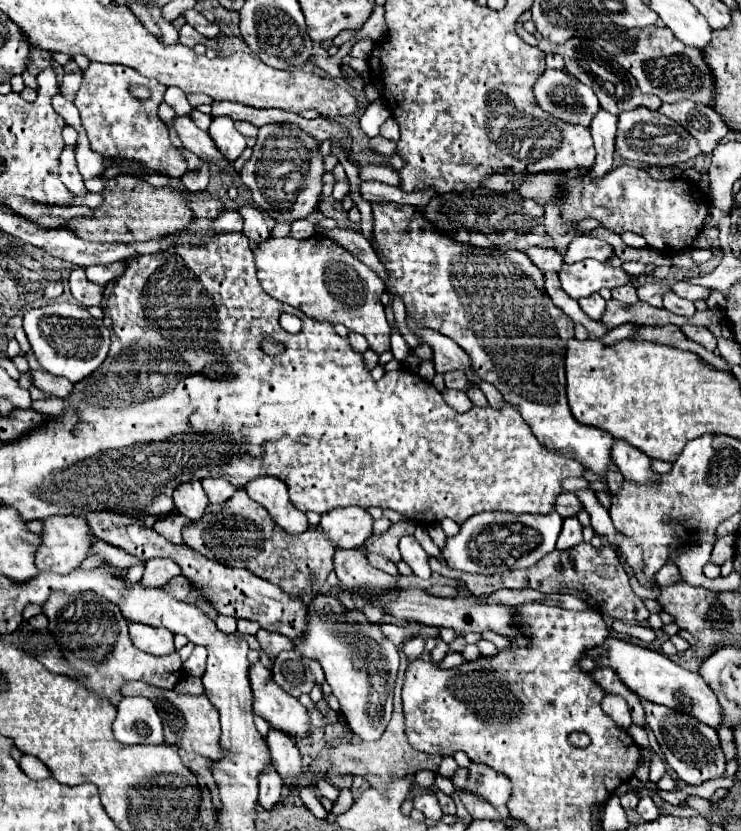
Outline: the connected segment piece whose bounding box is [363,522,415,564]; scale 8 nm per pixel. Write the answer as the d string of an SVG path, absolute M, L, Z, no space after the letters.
M397 522L397 524L391 524L391 528L385 534L369 536L363 546L365 546L367 552L383 554L391 562L399 564L401 562L401 554L399 554L399 548L397 548L397 540L403 534L413 534L413 532L415 532L415 524L413 522Z

